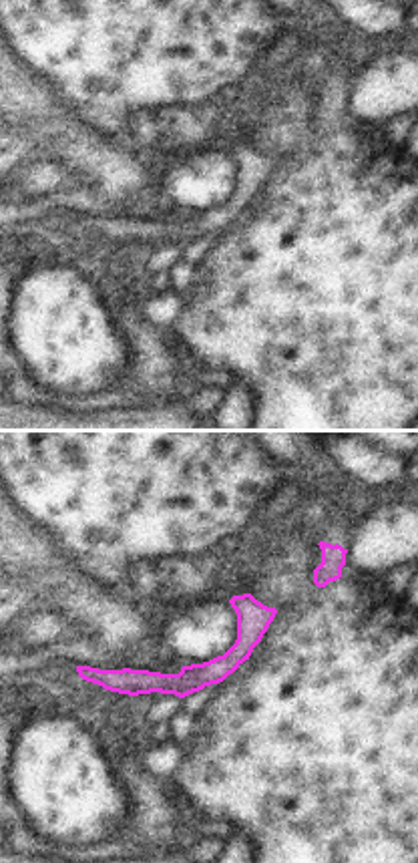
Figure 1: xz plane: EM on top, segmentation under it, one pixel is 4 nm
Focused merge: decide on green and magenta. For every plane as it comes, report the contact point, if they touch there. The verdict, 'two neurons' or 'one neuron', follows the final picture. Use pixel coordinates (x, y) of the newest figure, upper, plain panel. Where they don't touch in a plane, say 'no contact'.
no contact

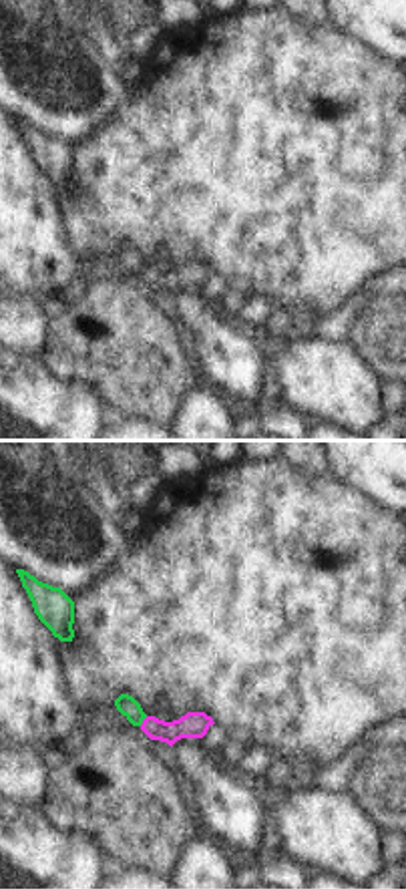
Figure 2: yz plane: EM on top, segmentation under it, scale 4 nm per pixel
(143, 268)

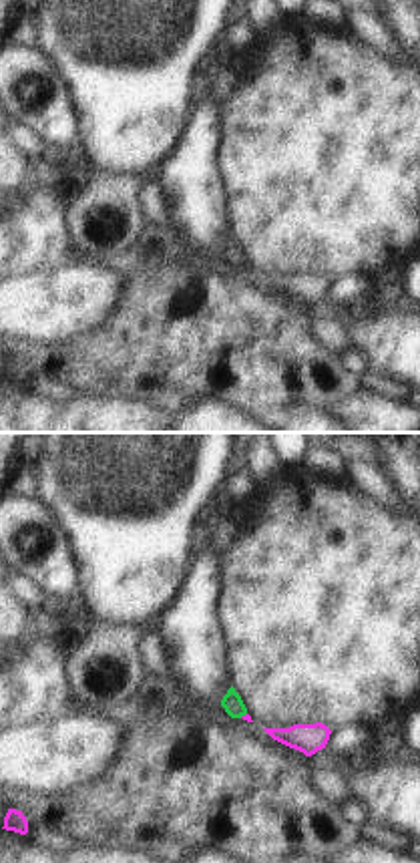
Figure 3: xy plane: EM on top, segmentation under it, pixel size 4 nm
(242, 264)

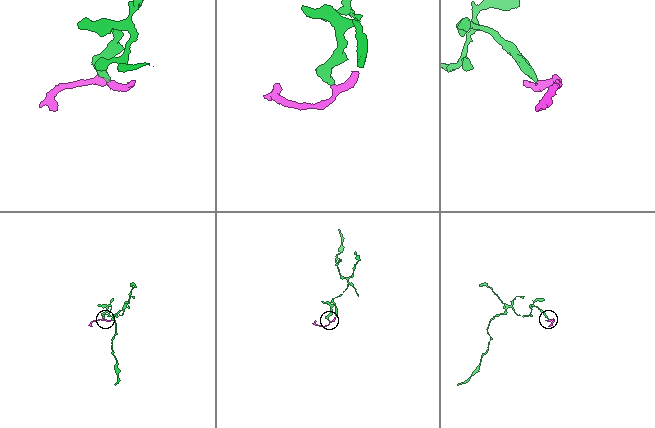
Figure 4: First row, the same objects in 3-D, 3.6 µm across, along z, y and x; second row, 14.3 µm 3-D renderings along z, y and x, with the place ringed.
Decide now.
one neuron

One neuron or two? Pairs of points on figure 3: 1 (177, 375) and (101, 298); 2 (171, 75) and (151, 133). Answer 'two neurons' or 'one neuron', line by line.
1: two neurons
2: one neuron

